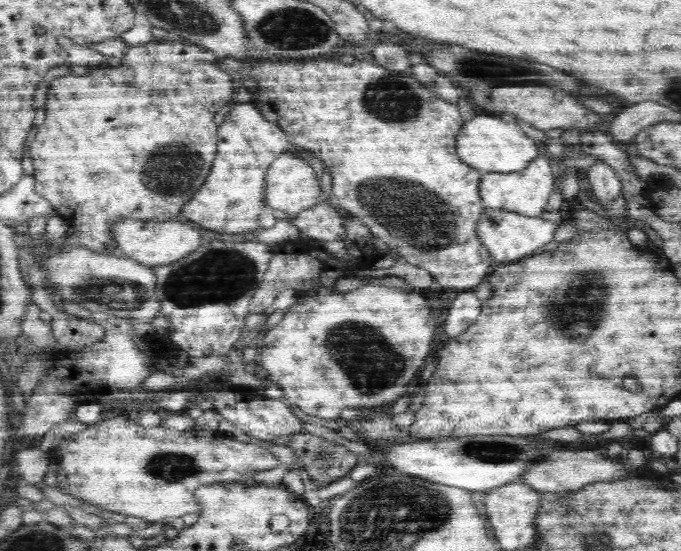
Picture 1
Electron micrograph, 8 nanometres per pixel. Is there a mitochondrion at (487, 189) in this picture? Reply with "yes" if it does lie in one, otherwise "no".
no

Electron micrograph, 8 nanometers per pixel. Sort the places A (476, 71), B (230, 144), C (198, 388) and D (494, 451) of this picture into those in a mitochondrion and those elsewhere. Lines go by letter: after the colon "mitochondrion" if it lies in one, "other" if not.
A: mitochondrion
B: other
C: other
D: mitochondrion

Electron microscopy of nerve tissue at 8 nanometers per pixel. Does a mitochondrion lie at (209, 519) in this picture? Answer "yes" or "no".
no

